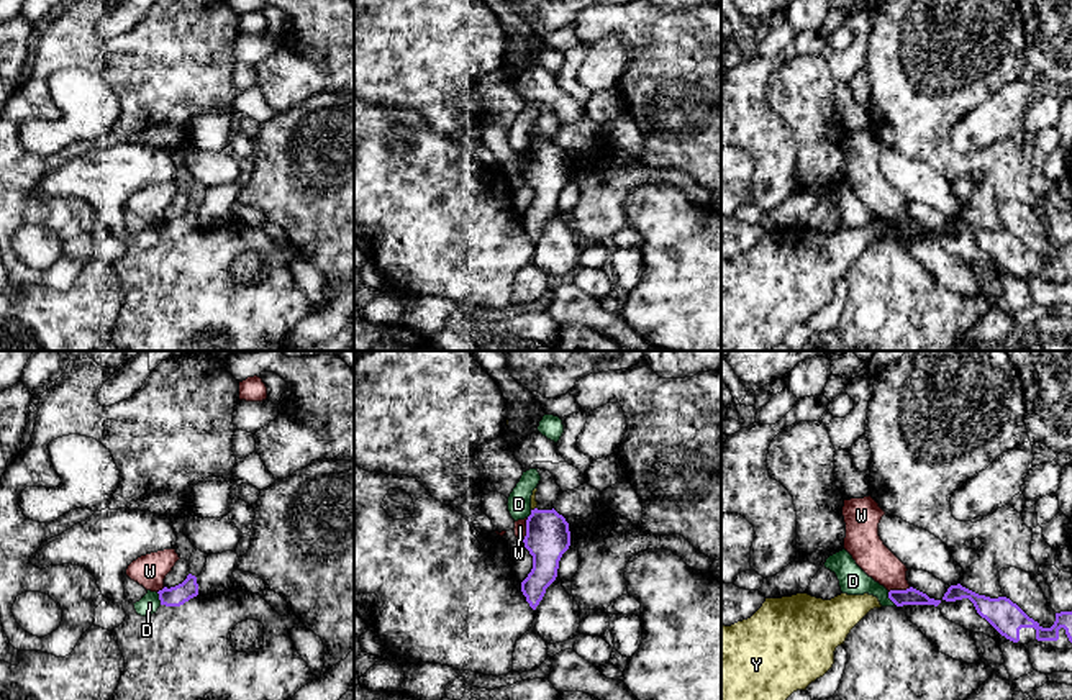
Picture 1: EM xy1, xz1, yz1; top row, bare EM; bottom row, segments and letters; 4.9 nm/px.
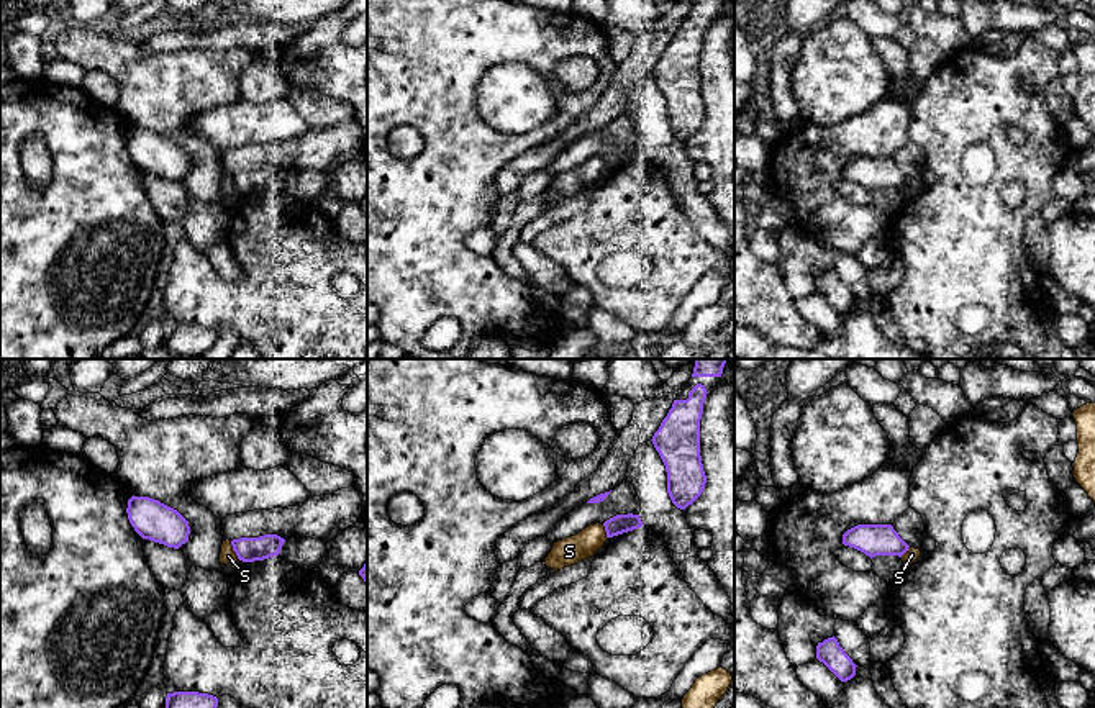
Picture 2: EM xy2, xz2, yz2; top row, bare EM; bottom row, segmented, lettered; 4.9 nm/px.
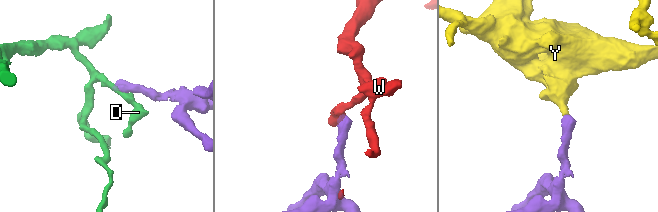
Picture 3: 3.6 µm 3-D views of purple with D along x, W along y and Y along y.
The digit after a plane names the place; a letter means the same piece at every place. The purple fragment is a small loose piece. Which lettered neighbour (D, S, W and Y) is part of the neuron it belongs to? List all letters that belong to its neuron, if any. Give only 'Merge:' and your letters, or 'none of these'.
Merge: Y

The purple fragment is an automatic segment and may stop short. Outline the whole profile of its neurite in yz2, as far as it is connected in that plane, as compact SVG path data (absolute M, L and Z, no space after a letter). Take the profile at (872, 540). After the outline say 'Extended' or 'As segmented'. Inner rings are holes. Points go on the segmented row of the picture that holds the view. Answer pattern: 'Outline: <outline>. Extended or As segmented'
Outline: M857 524L843 534L843 544L864 552L870 559L875 556L902 557L910 547L892 524Z. As segmented

